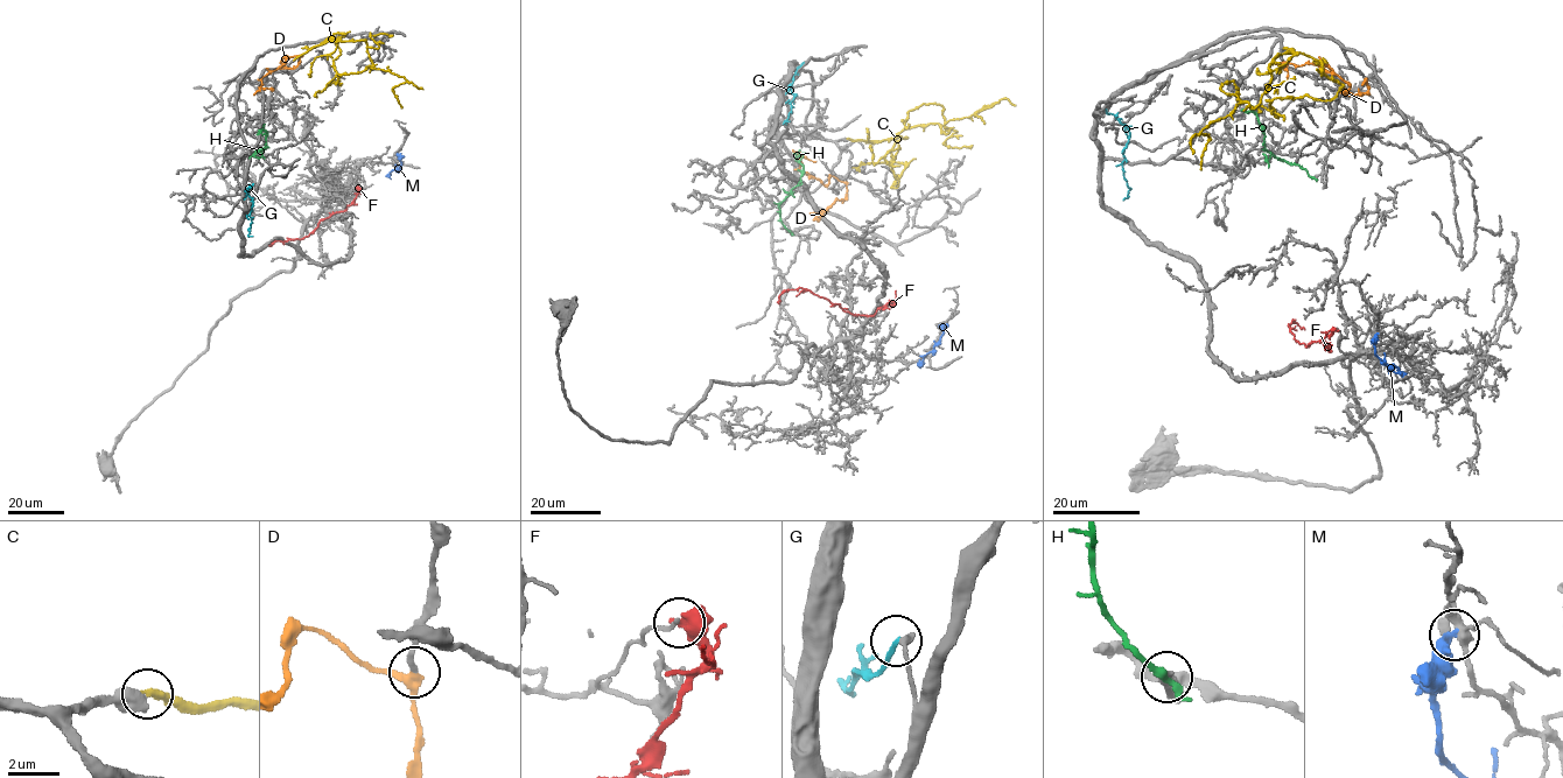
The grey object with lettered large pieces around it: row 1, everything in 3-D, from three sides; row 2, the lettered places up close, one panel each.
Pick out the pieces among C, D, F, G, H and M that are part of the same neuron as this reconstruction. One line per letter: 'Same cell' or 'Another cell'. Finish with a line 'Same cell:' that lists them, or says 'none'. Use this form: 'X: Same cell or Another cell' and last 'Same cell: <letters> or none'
C: Same cell
D: Same cell
F: Another cell
G: Another cell
H: Another cell
M: Another cell
Same cell: C, D

